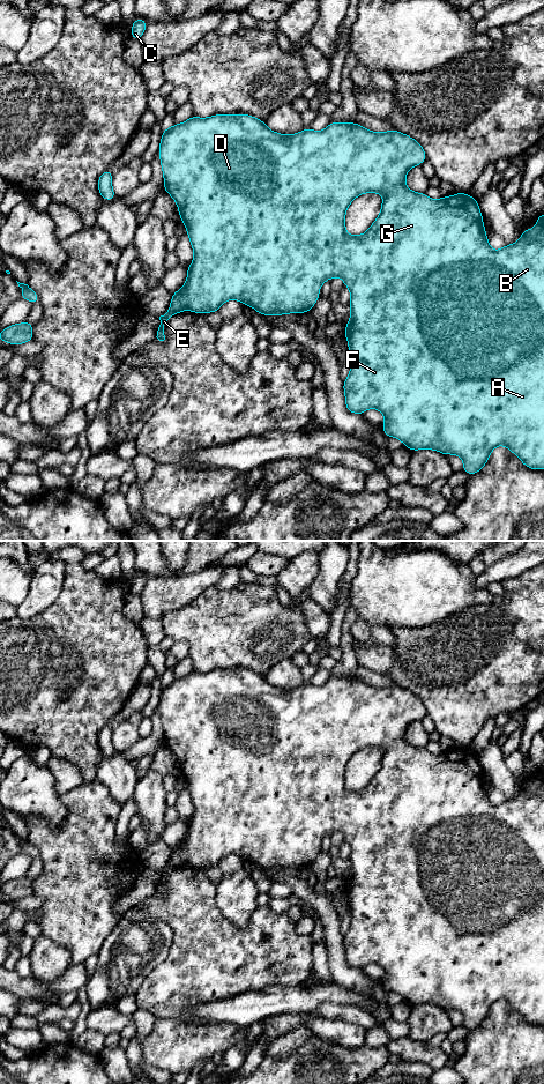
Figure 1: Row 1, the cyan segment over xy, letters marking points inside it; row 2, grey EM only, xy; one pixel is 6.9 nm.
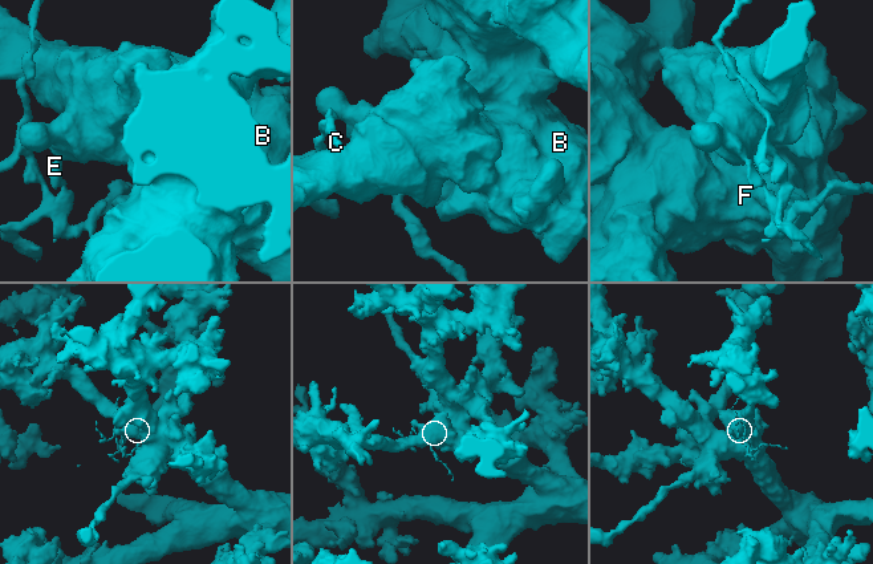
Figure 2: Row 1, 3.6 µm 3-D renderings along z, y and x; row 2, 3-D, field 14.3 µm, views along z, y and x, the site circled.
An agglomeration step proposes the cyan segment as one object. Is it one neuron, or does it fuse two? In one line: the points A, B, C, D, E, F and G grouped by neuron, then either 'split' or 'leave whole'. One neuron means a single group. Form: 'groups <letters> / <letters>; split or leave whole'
groups A B D F G / C E; split

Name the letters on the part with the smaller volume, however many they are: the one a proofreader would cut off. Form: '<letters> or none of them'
C, E

